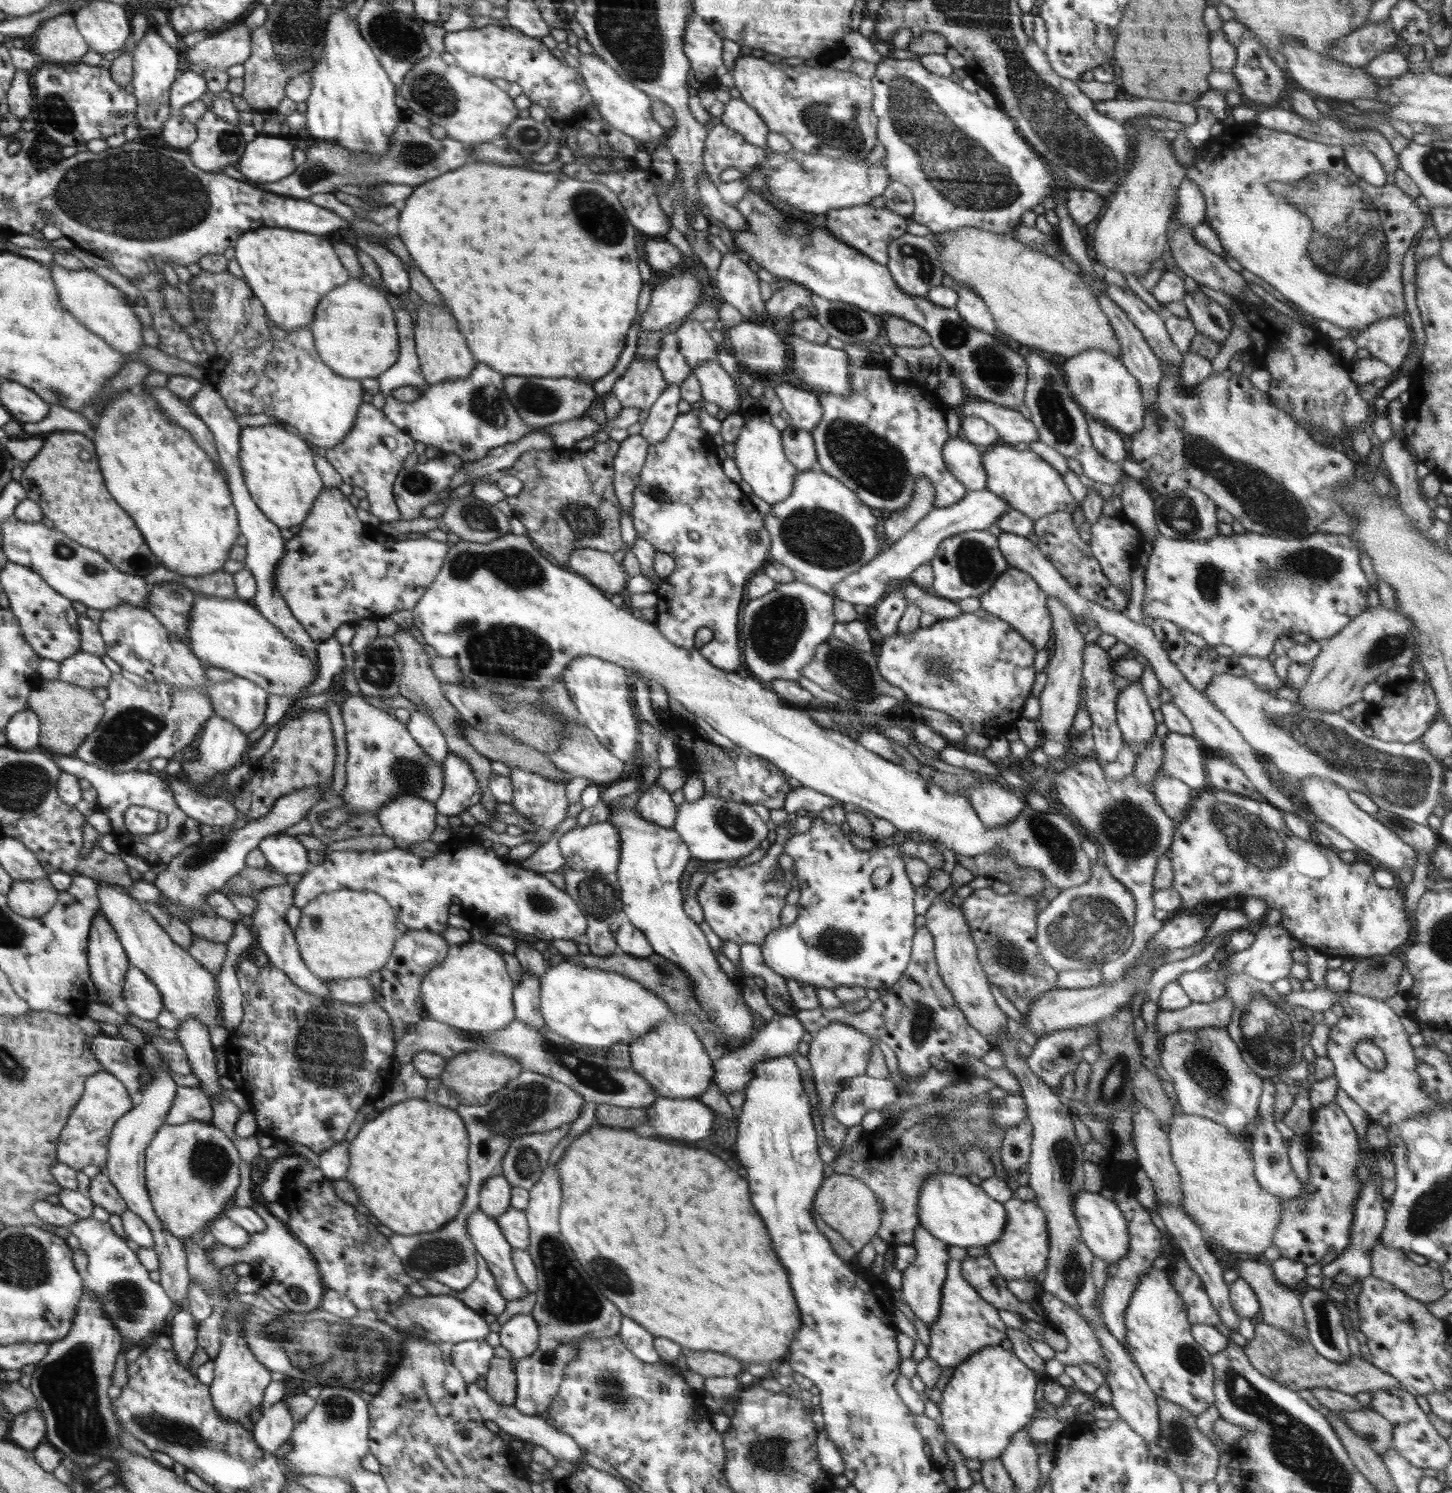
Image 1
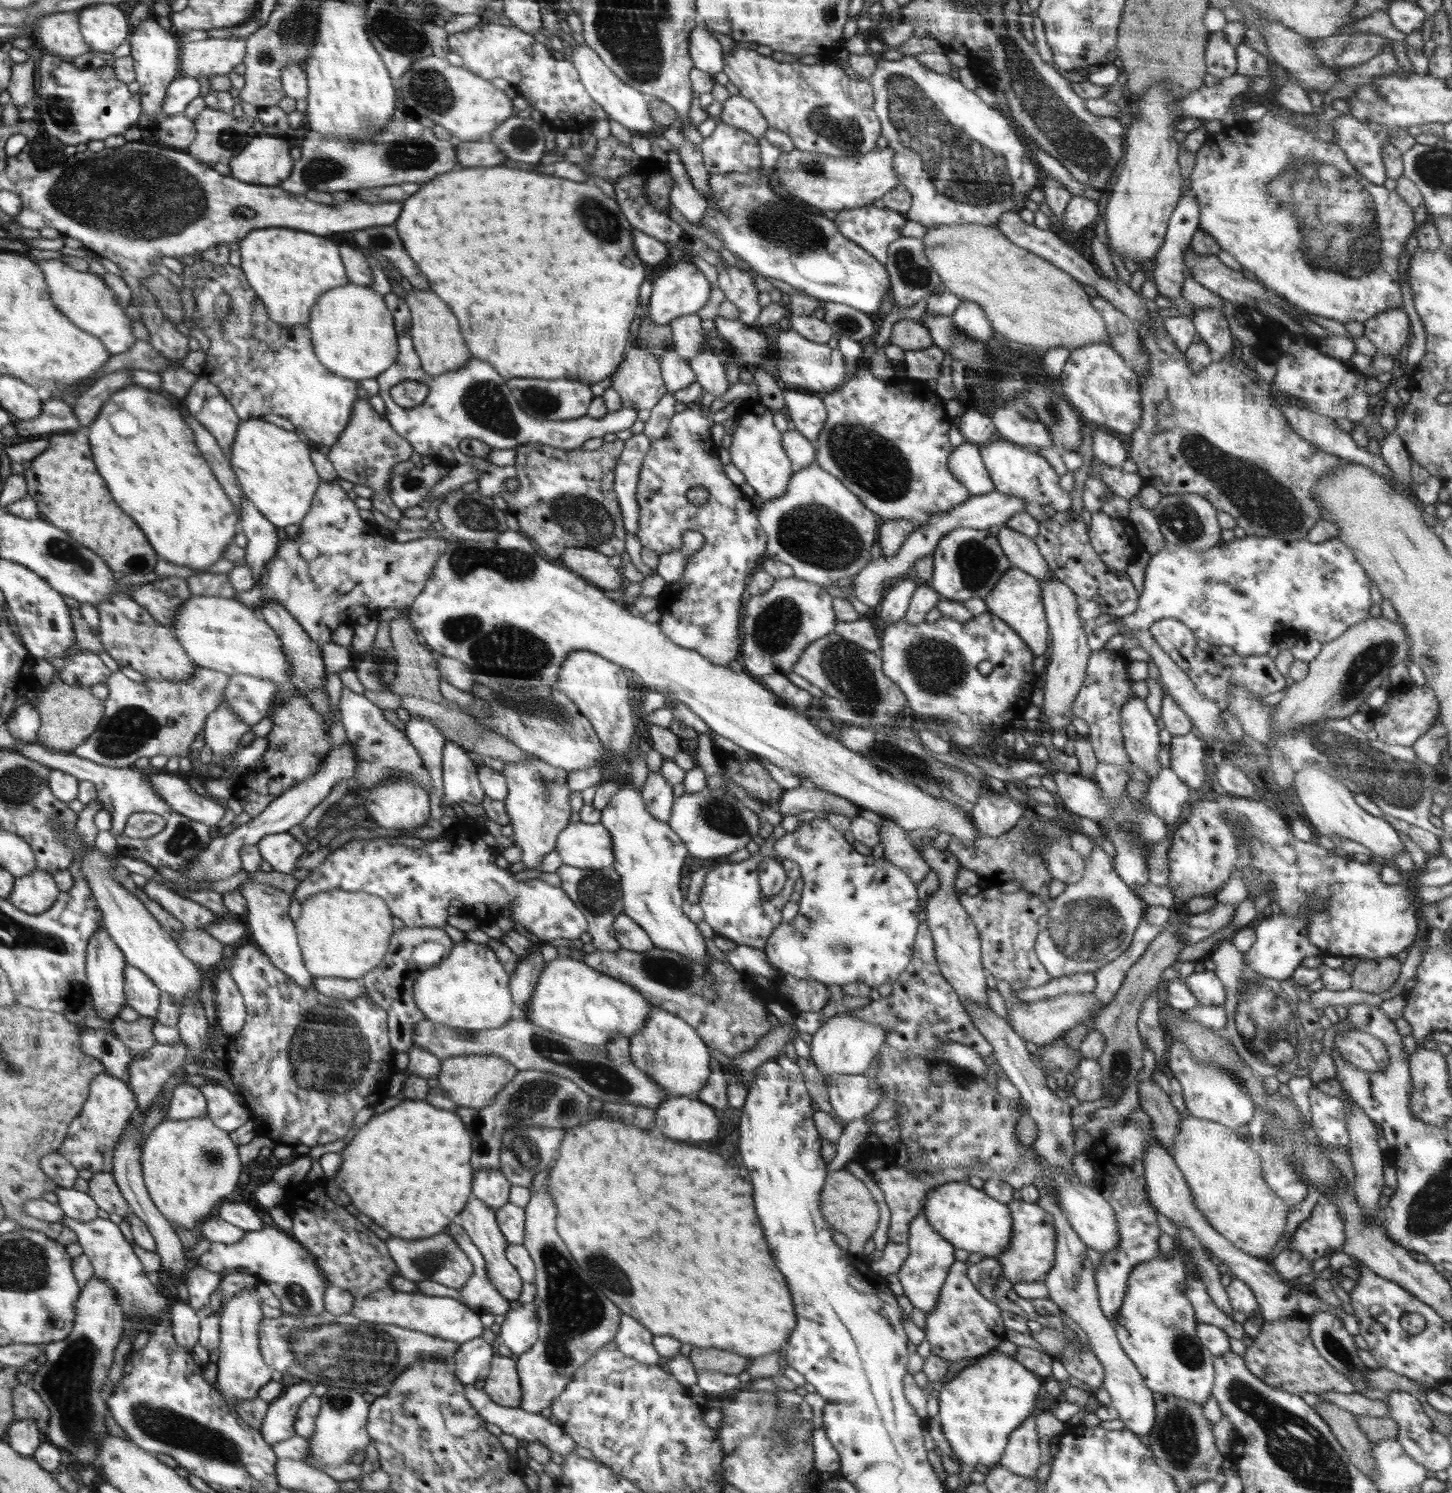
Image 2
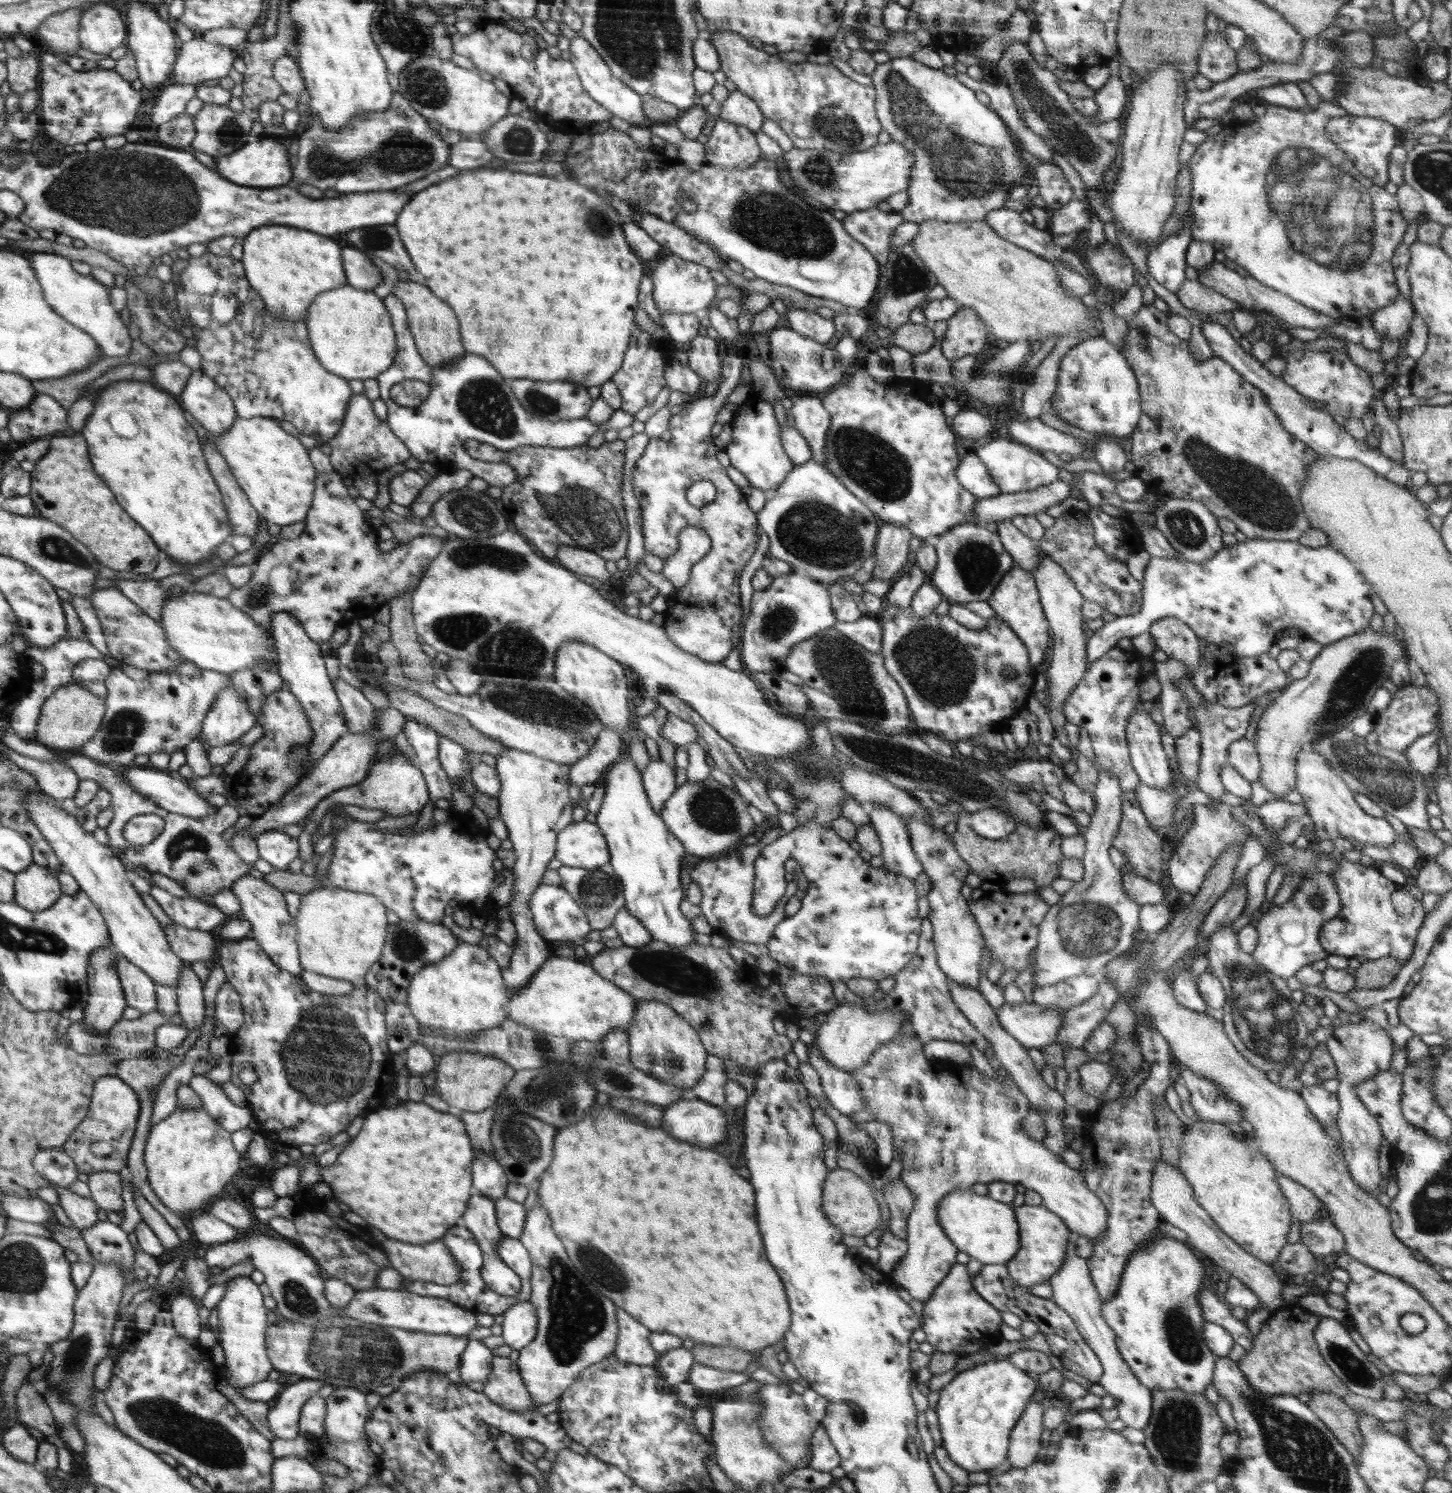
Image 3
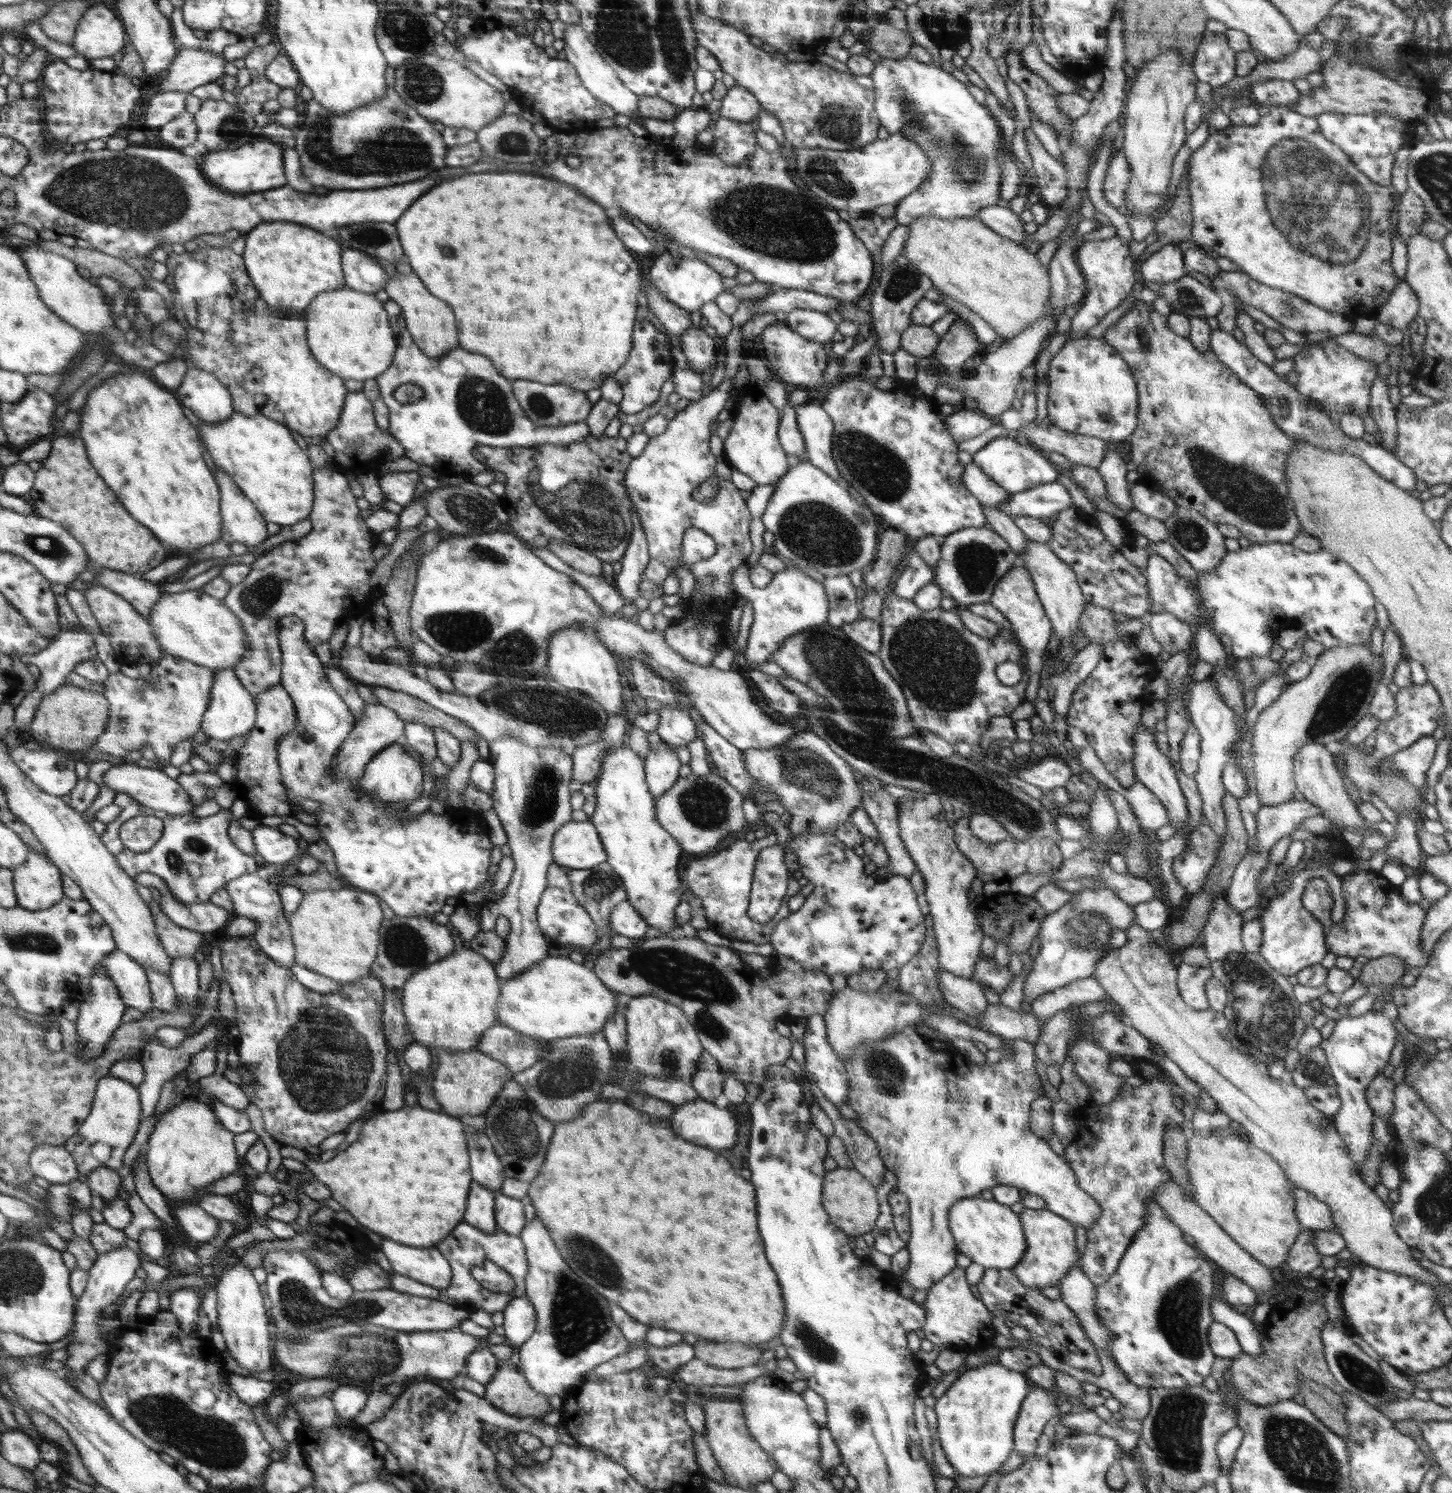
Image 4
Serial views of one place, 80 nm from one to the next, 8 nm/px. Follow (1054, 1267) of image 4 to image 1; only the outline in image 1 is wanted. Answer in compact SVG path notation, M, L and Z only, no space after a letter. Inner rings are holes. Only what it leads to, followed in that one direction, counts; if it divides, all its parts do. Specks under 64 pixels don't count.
M1012 1197L1003 1203L1007 1212L1006 1224L1000 1240L986 1246L987 1255L992 1259L997 1273L1008 1281L1014 1279L1033 1280L1033 1276L1047 1267L1050 1250L1047 1216L1035 1201L1025 1201Z

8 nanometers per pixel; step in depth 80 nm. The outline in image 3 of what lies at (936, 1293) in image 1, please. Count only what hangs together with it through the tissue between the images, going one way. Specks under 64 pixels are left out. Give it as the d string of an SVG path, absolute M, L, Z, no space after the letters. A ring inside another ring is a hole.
M896 1036L892 1038L888 1043L881 1044L875 1051L873 1051L872 1056L869 1057L868 1062L865 1062L860 1068L852 1070L850 1074L857 1080L860 1085L860 1094L864 1098L864 1110L872 1111L876 1114L876 1121L887 1122L891 1126L891 1131L893 1133L893 1148L897 1150L894 1152L893 1158L898 1155L901 1158L903 1169L901 1172L901 1179L905 1182L908 1189L913 1192L913 1209L907 1220L907 1253L903 1256L901 1263L895 1268L895 1270L890 1274L891 1281L898 1283L902 1288L905 1288L914 1300L919 1300L924 1304L929 1300L934 1292L934 1289L946 1278L948 1271L957 1263L956 1254L958 1254L958 1249L952 1241L946 1237L943 1228L939 1225L939 1220L937 1219L936 1209L937 1204L941 1202L944 1195L951 1193L956 1189L971 1189L974 1184L980 1182L980 1184L988 1184L994 1181L1004 1181L1011 1182L1014 1184L1021 1184L1026 1189L1032 1189L1036 1191L1042 1198L1042 1205L1046 1207L1050 1212L1055 1212L1060 1218L1066 1223L1066 1226L1071 1230L1071 1232L1076 1235L1086 1236L1088 1239L1094 1243L1098 1237L1100 1237L1103 1232L1107 1229L1107 1218L1108 1213L1104 1204L1095 1192L1092 1192L1088 1187L1085 1186L1085 1180L1082 1176L1082 1172L1070 1168L1060 1156L1056 1156L1053 1152L1050 1152L1044 1145L1042 1140L1036 1140L1027 1135L1023 1129L1024 1117L1028 1115L1031 1108L1031 1103L1028 1098L1024 1096L1024 1093L1020 1092L1016 1083L1012 1080L1011 1073L1007 1071L1007 1068L1003 1066L998 1069L997 1074L1000 1077L999 1081L980 1073L976 1072L976 1068L968 1069L968 1080L970 1082L964 1082L960 1078L960 1073L951 1072L948 1068L947 1061L930 1059L924 1056L923 1044L916 1039L908 1039L908 1037Z

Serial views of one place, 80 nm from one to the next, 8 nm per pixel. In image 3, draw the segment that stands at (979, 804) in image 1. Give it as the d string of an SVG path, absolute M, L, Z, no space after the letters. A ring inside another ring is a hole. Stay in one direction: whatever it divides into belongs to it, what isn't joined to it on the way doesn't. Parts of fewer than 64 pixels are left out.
M990 807L972 813L971 829L989 839L999 839L1008 836L1015 829L1015 820L1010 813L1001 811L998 807Z

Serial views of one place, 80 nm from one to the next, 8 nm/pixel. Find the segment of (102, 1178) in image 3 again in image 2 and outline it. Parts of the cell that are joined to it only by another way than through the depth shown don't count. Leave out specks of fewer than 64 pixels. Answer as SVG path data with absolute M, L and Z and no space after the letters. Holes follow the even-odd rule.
M93 1173L87 1193L94 1202L109 1214L127 1216L131 1213L129 1204L123 1199L114 1175L110 1173Z

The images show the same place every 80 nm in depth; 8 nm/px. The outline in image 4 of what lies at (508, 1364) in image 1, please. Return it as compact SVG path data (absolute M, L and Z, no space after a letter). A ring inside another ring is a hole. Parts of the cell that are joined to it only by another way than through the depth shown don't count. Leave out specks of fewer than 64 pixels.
M510 1360L499 1361L497 1371L494 1373L492 1380L485 1384L485 1394L483 1396L502 1412L509 1415L518 1415L519 1417L535 1416L540 1418L554 1409L548 1402L548 1396L530 1388L520 1369Z

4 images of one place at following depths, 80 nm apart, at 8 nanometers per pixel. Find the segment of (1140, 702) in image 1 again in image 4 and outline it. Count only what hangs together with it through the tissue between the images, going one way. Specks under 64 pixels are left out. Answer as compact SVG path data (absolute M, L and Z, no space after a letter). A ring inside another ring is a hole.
M1140 725L1134 733L1133 739L1134 747L1134 772L1135 777L1140 781L1146 788L1149 788L1166 807L1169 824L1176 828L1177 832L1182 828L1182 832L1186 832L1186 819L1188 818L1188 809L1186 808L1186 797L1180 789L1176 772L1171 765L1168 757L1164 755L1158 744L1156 743L1155 736L1150 732L1150 729L1146 725Z

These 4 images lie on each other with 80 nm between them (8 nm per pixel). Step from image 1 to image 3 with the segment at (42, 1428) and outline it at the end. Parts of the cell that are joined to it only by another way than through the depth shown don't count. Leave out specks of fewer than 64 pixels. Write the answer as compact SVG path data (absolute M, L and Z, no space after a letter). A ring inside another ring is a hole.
M15 1421L5 1427L2 1446L16 1460L37 1466L39 1443L28 1431L27 1425Z

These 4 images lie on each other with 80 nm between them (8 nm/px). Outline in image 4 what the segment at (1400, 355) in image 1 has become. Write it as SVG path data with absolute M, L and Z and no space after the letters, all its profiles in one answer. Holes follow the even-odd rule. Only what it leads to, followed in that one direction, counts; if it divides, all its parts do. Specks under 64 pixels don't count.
M1397 279L1398 285L1388 300L1379 308L1375 318L1377 322L1392 328L1407 330L1408 324L1418 318L1419 300L1406 280Z

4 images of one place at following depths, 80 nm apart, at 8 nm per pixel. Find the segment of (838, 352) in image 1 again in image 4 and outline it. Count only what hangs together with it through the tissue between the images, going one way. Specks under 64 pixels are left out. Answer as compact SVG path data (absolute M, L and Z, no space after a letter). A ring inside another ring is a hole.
M780 322L767 326L760 336L771 374L776 380L785 383L789 389L822 388L824 384L834 385L839 381L840 358L825 344L808 340Z

